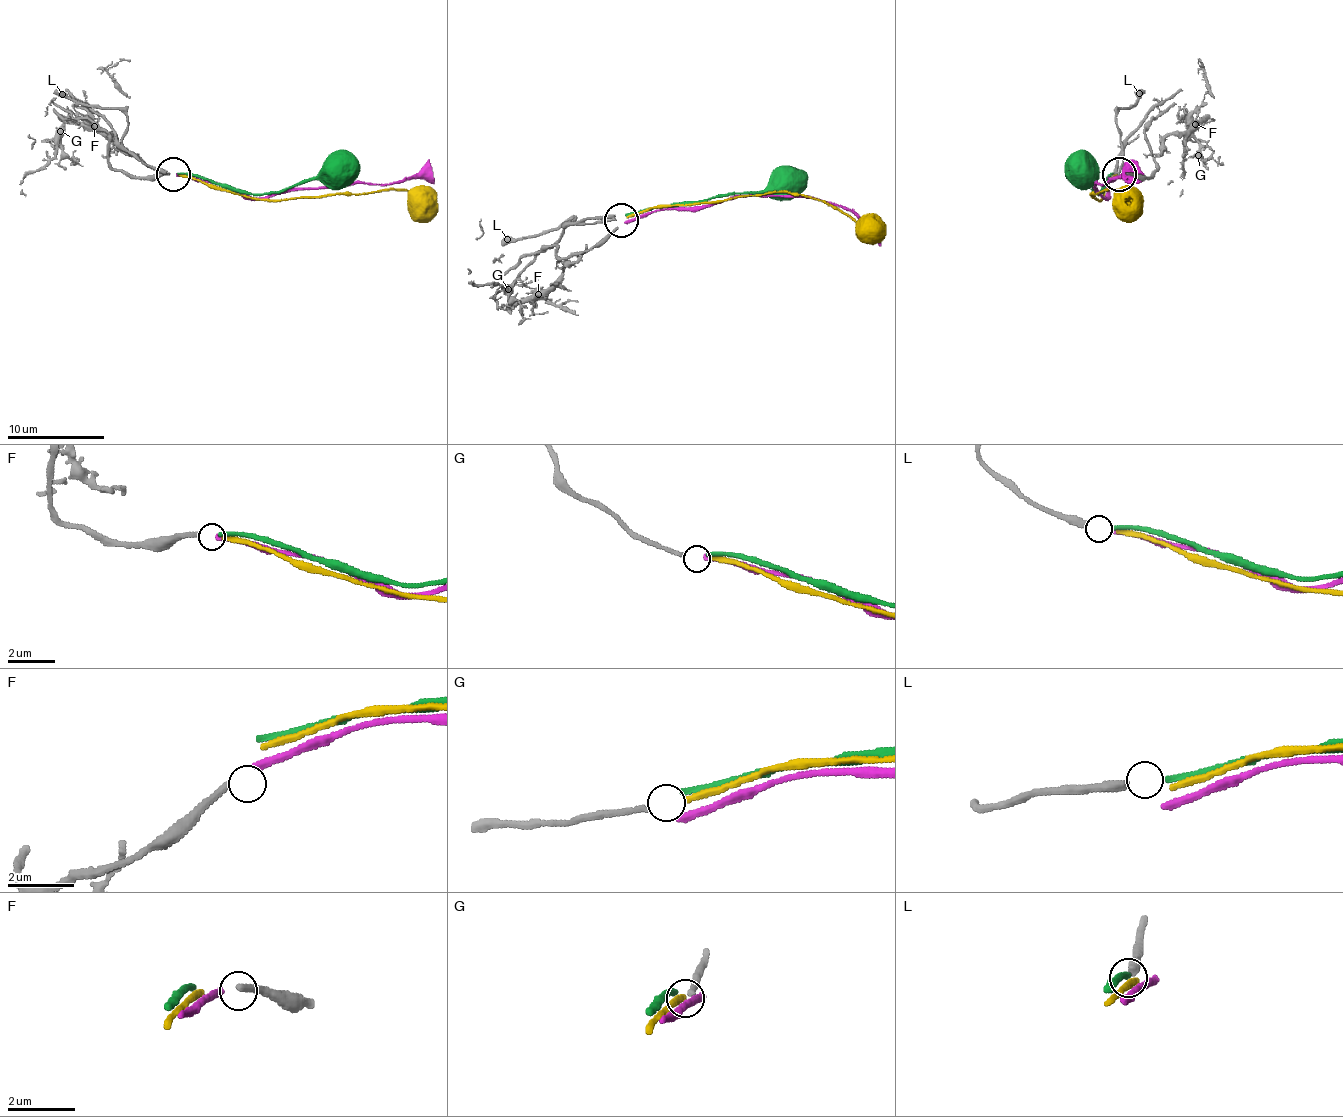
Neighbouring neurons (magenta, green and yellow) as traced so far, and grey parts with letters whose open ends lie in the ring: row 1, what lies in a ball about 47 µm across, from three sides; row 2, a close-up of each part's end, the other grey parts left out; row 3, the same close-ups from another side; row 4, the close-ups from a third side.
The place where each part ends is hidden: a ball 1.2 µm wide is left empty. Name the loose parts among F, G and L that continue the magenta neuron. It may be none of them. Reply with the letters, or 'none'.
none

